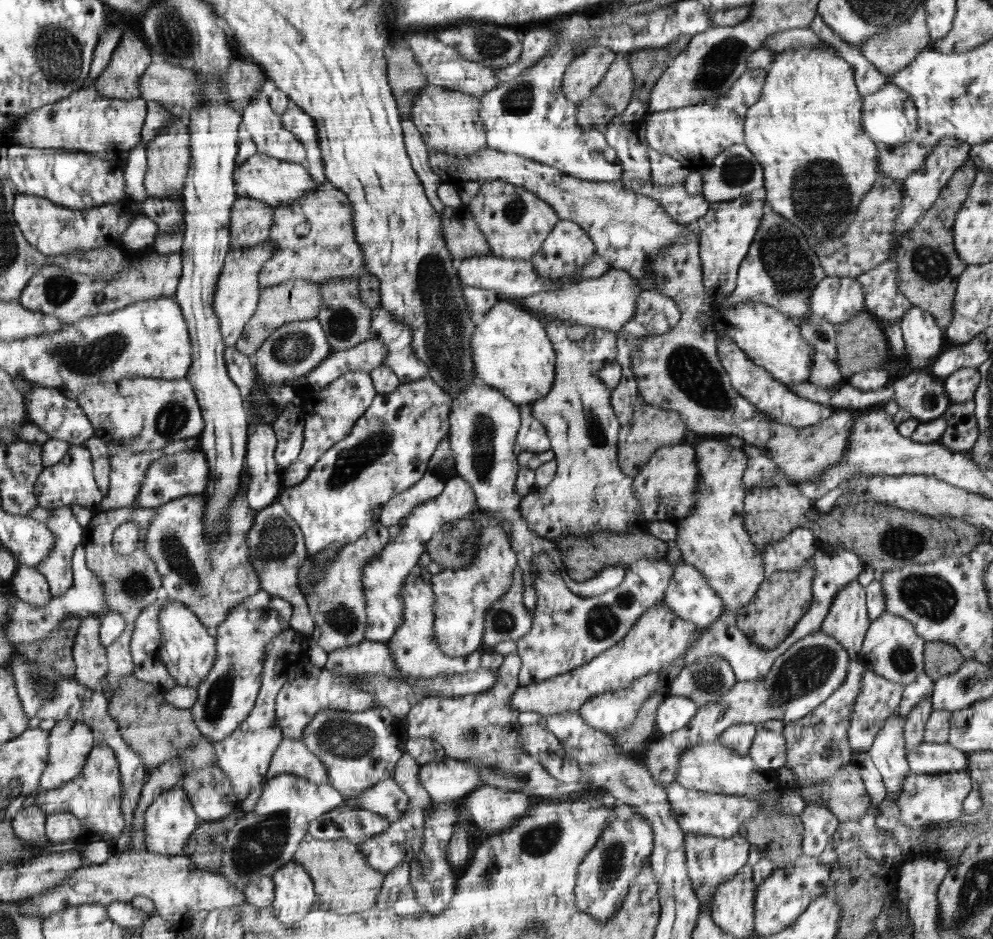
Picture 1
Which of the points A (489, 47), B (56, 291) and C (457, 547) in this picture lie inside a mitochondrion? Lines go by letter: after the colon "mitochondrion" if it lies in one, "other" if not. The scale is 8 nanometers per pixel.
A: mitochondrion
B: mitochondrion
C: mitochondrion

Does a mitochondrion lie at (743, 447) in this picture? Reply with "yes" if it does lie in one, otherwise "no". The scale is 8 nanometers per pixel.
no

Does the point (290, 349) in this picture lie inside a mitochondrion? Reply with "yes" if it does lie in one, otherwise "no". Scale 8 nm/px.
yes

